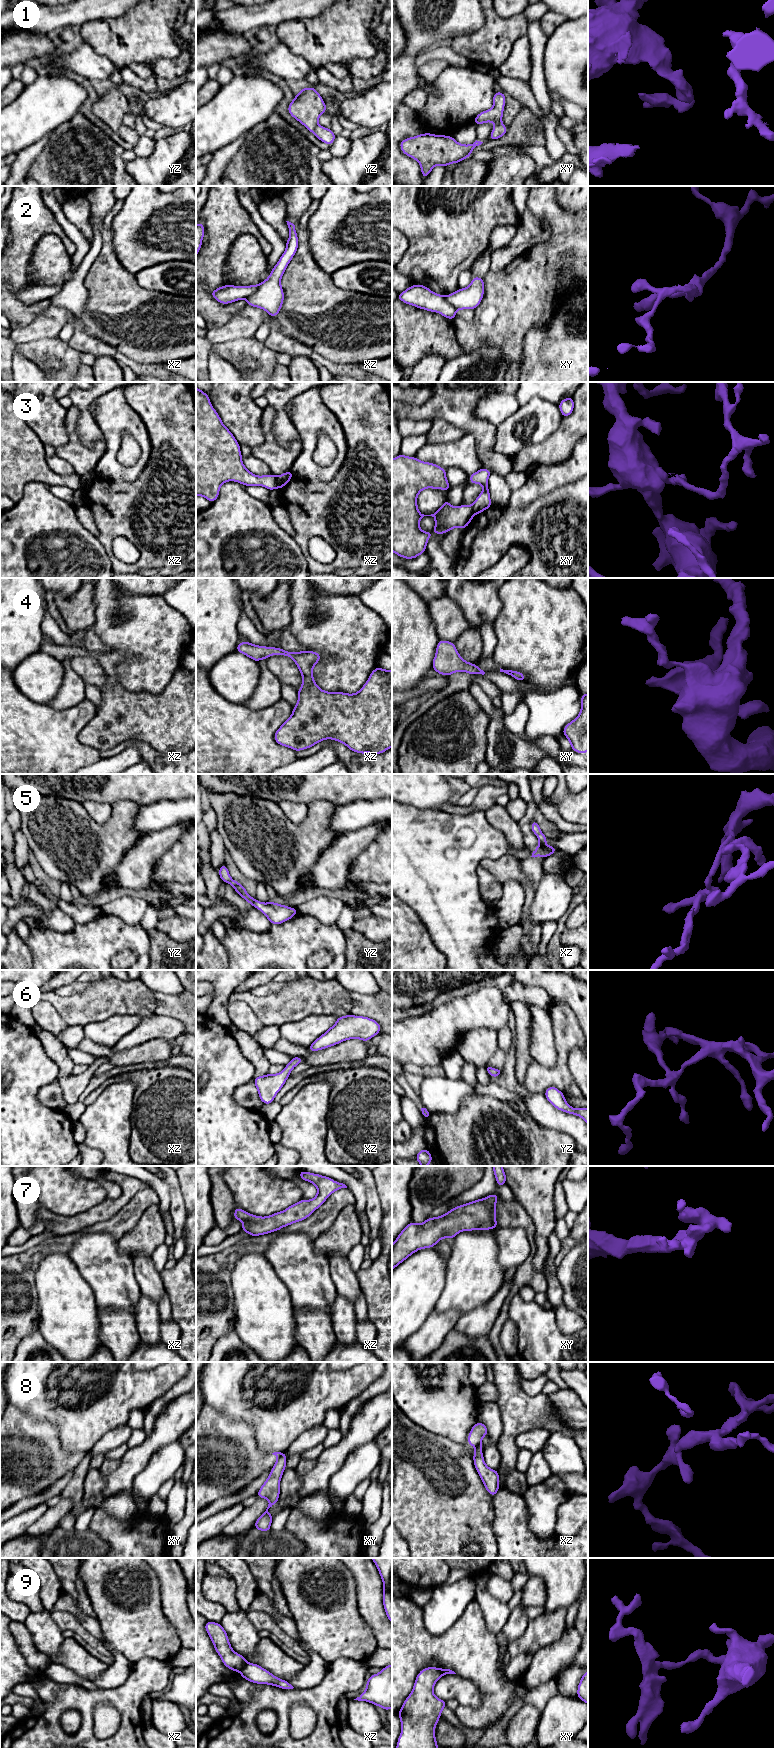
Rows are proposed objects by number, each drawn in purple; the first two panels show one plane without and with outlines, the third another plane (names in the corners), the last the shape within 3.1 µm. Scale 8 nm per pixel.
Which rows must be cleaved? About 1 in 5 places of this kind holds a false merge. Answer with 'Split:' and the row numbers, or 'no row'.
Split: 2, 3, 8, 9

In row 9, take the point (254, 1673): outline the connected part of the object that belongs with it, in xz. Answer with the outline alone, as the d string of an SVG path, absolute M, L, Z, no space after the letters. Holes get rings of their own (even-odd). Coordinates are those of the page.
M249 1662L241 1670L241 1677L256 1684L268 1684L287 1690L294 1688L288 1681L277 1678L258 1664Z

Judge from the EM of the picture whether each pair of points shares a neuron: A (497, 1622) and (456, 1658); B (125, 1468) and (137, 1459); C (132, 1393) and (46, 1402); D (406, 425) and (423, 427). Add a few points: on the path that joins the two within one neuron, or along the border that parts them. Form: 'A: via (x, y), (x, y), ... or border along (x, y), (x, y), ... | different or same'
A: border along (480, 1607), (485, 1626), (495, 1634) | different
B: via (128, 1467), (134, 1461) | same
C: via (111, 1393), (87, 1410), (67, 1411) | same
D: via (410, 426), (419, 427) | same

